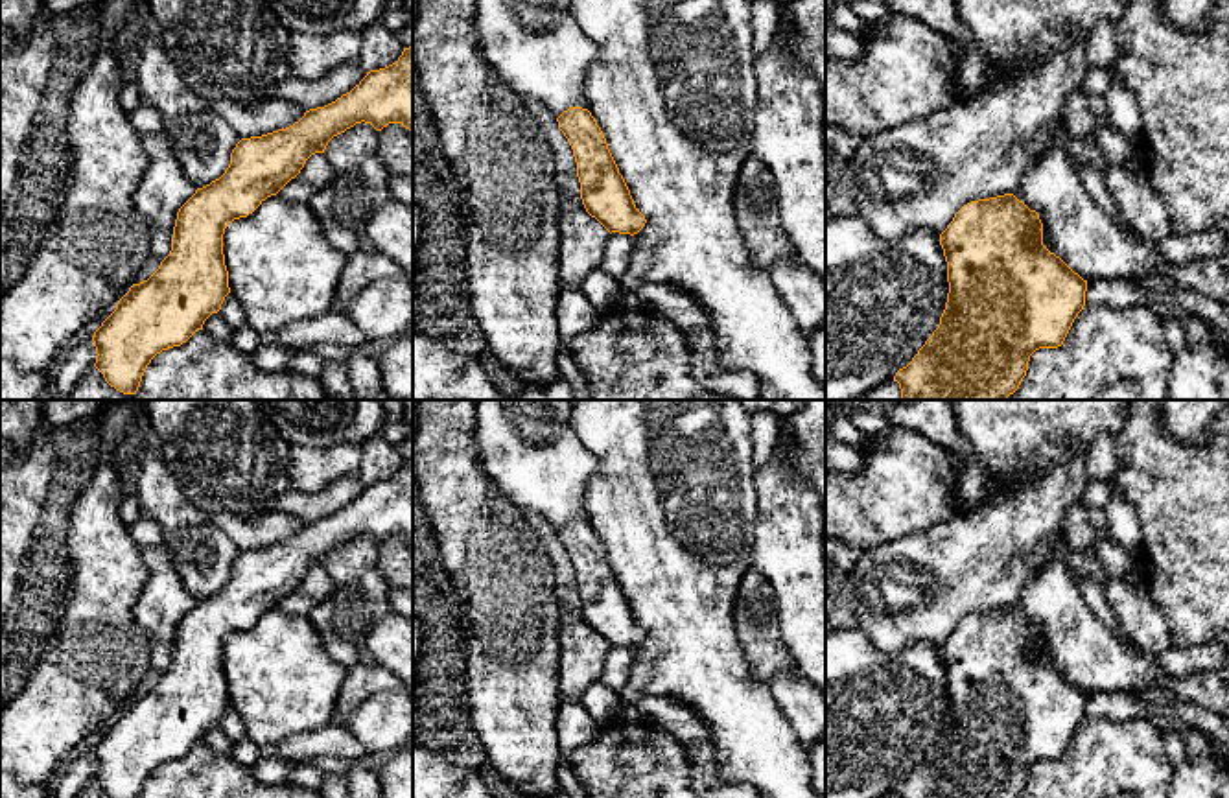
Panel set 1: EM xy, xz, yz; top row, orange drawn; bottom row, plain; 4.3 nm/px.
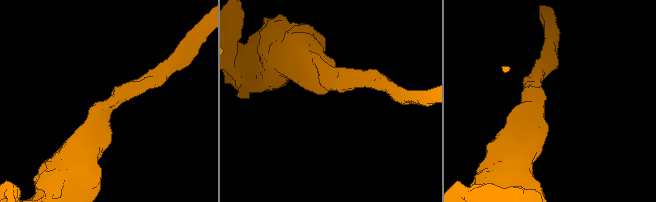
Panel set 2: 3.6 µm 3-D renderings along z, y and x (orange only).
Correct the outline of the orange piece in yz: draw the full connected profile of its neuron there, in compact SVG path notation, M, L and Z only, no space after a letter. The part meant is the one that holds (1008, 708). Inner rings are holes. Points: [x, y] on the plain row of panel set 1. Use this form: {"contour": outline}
{"contour": "M1013 606L964 617L940 647L949 706L938 741L912 774L899 781L899 798L1021 798L1030 769L1063 757L1085 719L1087 693L1043 658L1043 636Z"}

